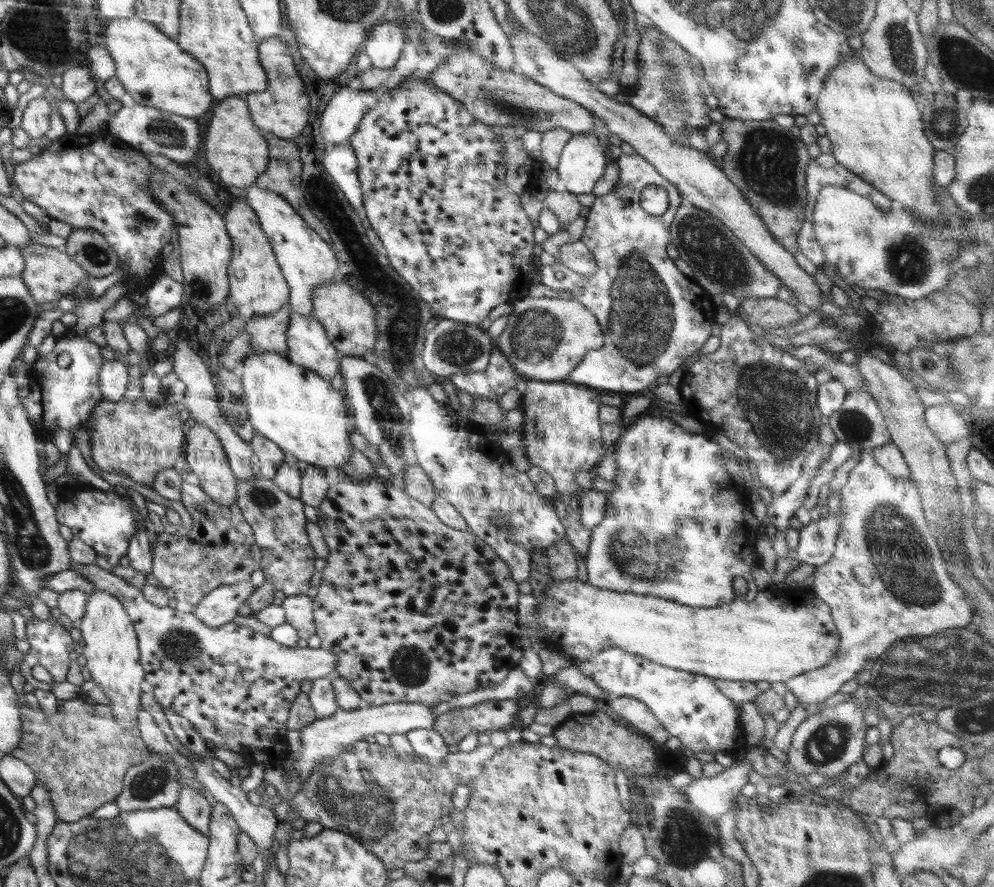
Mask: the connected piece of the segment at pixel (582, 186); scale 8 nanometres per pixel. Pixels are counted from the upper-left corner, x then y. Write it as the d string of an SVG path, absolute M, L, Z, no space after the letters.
M594 132L573 133L555 169L560 188L574 194L592 192L607 168L602 142Z

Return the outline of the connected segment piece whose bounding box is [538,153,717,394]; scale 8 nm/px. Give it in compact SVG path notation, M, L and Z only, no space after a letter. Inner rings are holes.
M621 154L621 156L615 161L619 167L619 178L618 182L610 192L604 194L602 196L596 195L596 201L592 206L590 206L590 212L588 212L588 216L586 216L586 225L583 230L583 236L580 238L582 242L590 249L590 252L595 256L597 265L599 269L596 273L586 277L585 286L582 286L582 290L570 290L570 284L560 284L560 276L554 276L554 270L542 270L542 266L538 268L538 272L540 272L540 281L542 280L542 272L544 272L544 286L552 289L553 291L566 291L570 292L573 296L572 299L581 302L589 311L594 313L594 316L597 318L599 325L601 326L601 331L604 337L603 345L596 350L588 351L583 359L576 365L576 368L570 372L567 376L567 381L577 384L582 384L589 388L595 389L603 389L606 391L611 391L613 393L618 392L635 392L637 394L644 393L646 390L650 390L652 382L656 380L659 376L670 376L676 368L678 368L683 362L685 358L688 358L695 353L700 352L702 346L708 338L710 338L710 330L712 328L712 324L715 323L717 306L714 304L712 300L712 295L710 295L703 287L698 286L698 279L693 280L689 279L687 276L682 274L682 272L676 267L674 260L668 257L668 253L666 253L666 246L669 243L669 228L672 225L673 219L675 218L675 213L680 204L683 202L683 198L678 190L668 181L666 178L663 178L655 169L652 164L649 164L642 156L638 154ZM650 186L656 186L659 188L664 188L666 192L668 192L669 198L669 206L664 214L660 215L650 215L648 212L645 212L641 204L641 193Z

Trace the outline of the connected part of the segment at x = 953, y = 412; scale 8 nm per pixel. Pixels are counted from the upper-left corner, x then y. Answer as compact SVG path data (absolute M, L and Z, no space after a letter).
M940 403L925 407L925 421L932 433L945 445L969 436L970 428L953 404Z

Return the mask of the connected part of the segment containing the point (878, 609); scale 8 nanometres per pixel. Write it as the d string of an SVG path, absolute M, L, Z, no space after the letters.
M864 449L861 451L859 462L850 470L848 480L840 490L840 495L842 496L840 508L841 529L836 539L835 551L826 564L822 564L815 569L812 576L812 589L815 591L816 596L830 607L830 616L832 616L832 621L834 621L834 626L838 632L840 648L836 651L836 655L830 657L830 663L826 665L826 667L818 668L808 673L802 673L783 683L786 691L790 691L798 701L805 703L807 706L815 703L821 704L840 692L840 687L843 684L852 680L852 678L858 675L858 672L864 671L864 666L866 666L866 664L875 663L875 661L888 651L894 643L897 643L898 640L908 639L910 636L931 636L936 635L938 632L948 631L952 628L965 627L973 619L973 608L968 598L966 598L963 590L958 584L950 578L950 574L943 563L943 556L936 542L935 535L930 531L930 526L925 519L921 496L916 481L910 477L900 478L892 476L890 472L882 468L881 464L878 464L871 450Z

